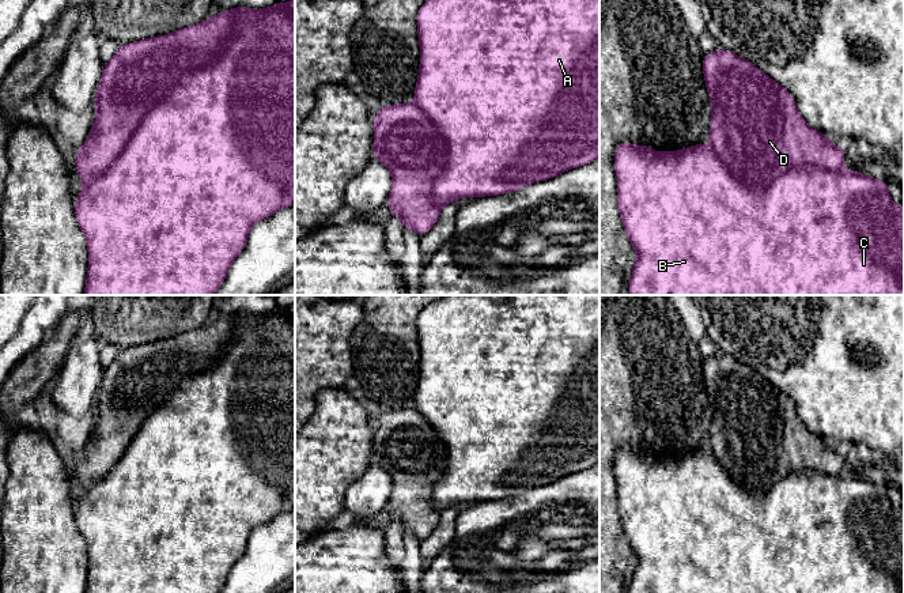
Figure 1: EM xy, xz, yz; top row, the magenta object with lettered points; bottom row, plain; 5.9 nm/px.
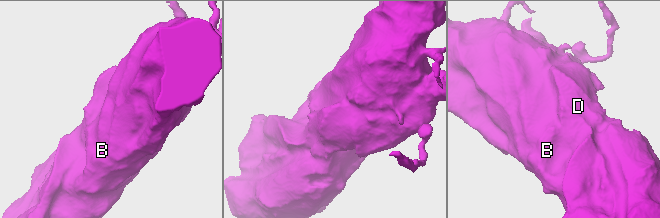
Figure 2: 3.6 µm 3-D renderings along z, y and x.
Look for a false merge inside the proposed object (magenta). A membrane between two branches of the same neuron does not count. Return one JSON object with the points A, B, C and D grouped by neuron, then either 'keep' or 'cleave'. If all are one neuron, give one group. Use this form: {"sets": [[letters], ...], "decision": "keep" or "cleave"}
{"sets": [["A", "B", "C"], ["D"]], "decision": "cleave"}

